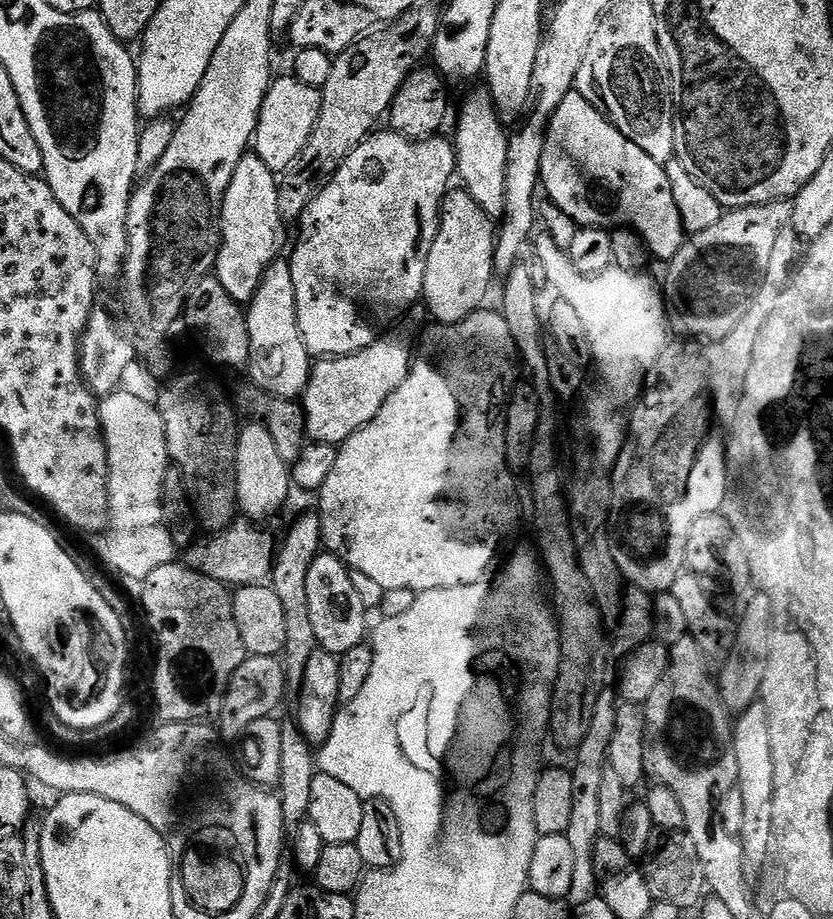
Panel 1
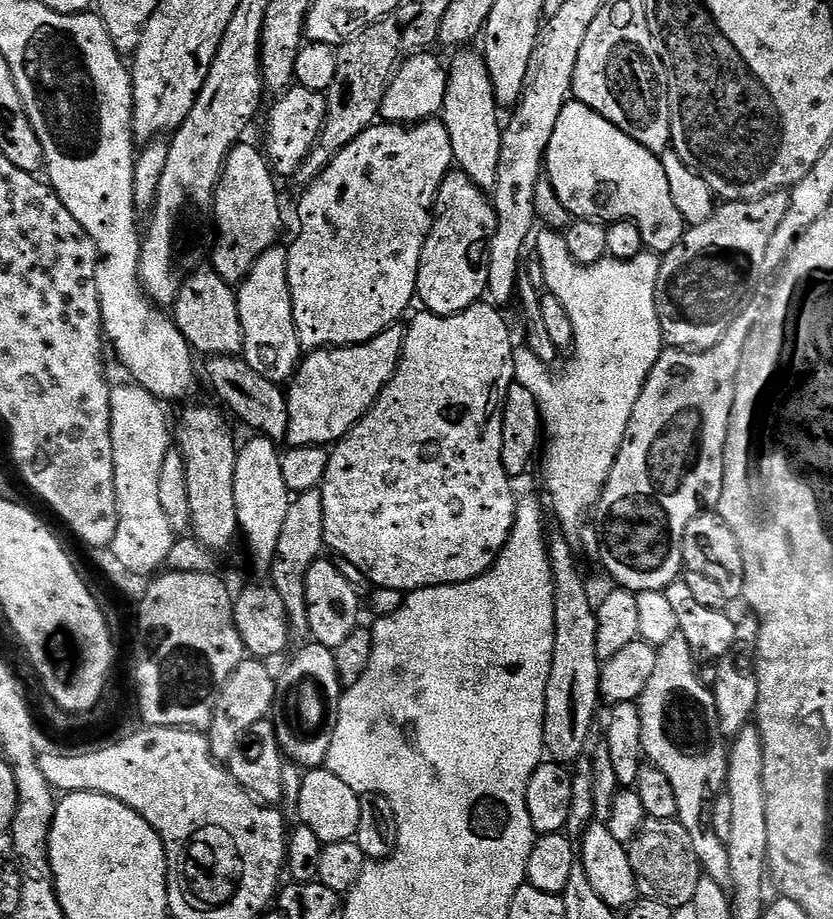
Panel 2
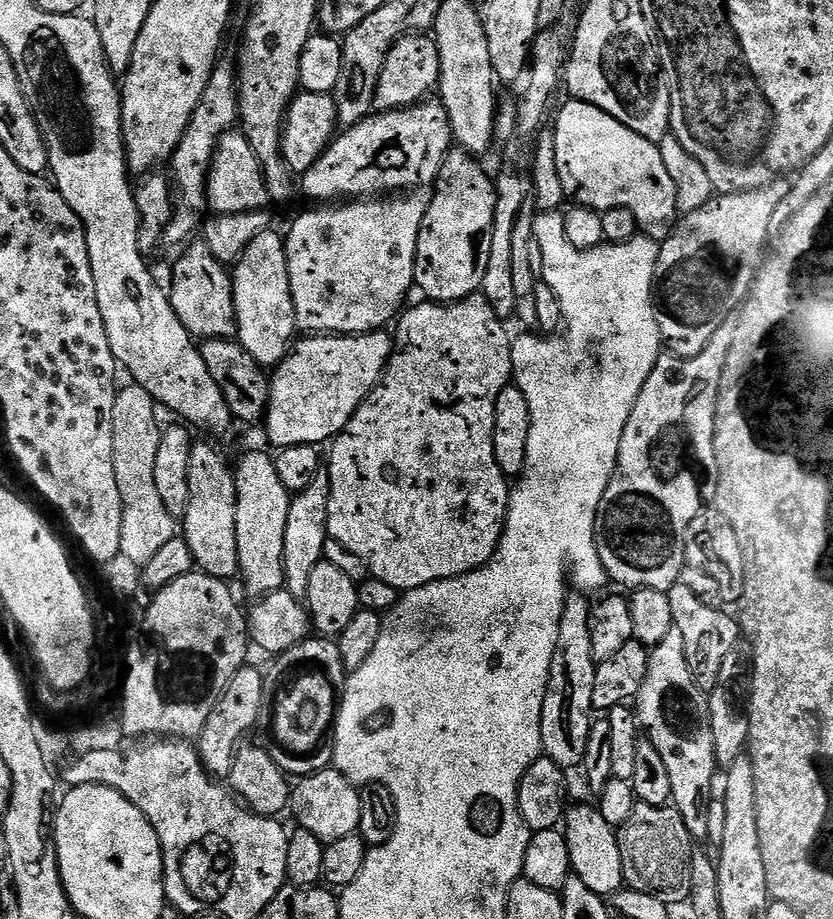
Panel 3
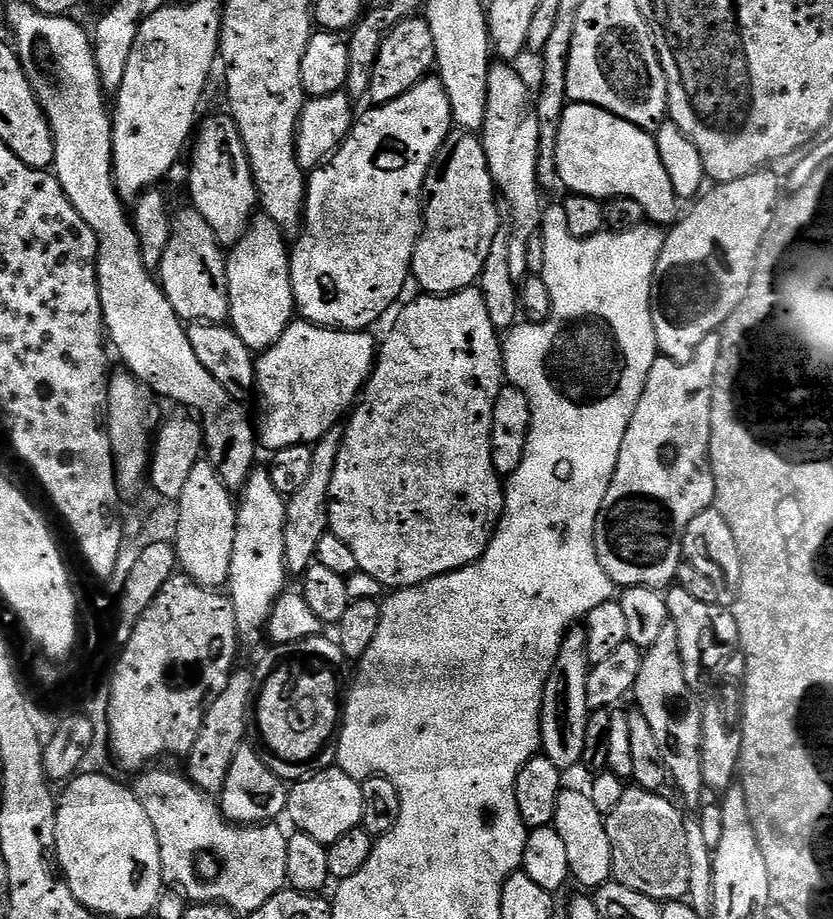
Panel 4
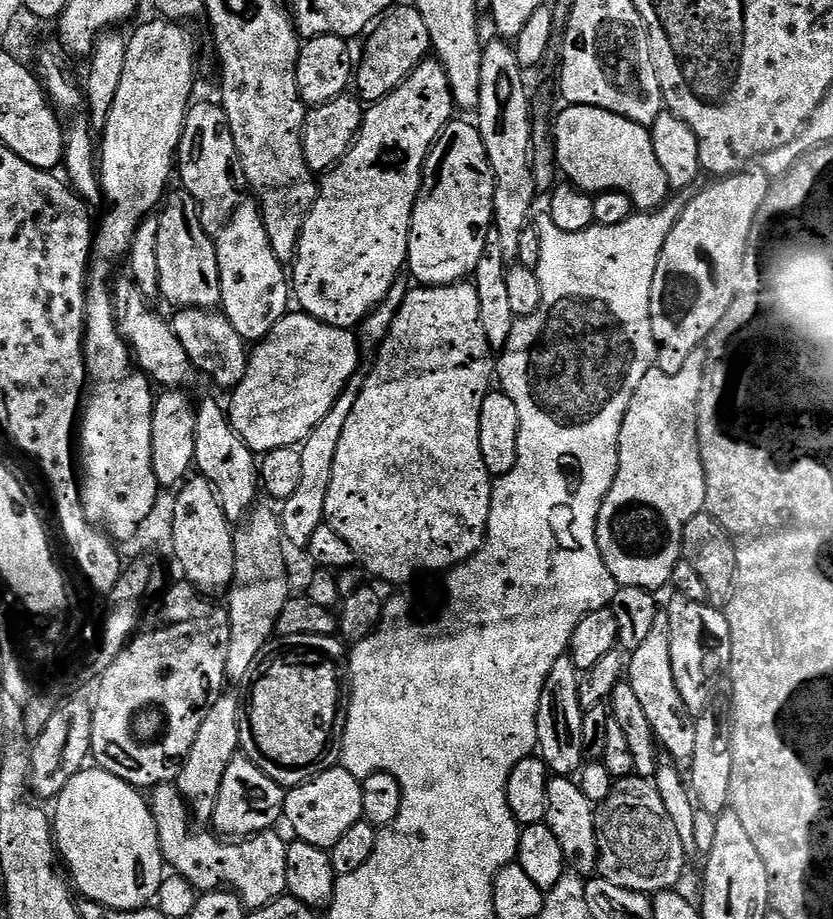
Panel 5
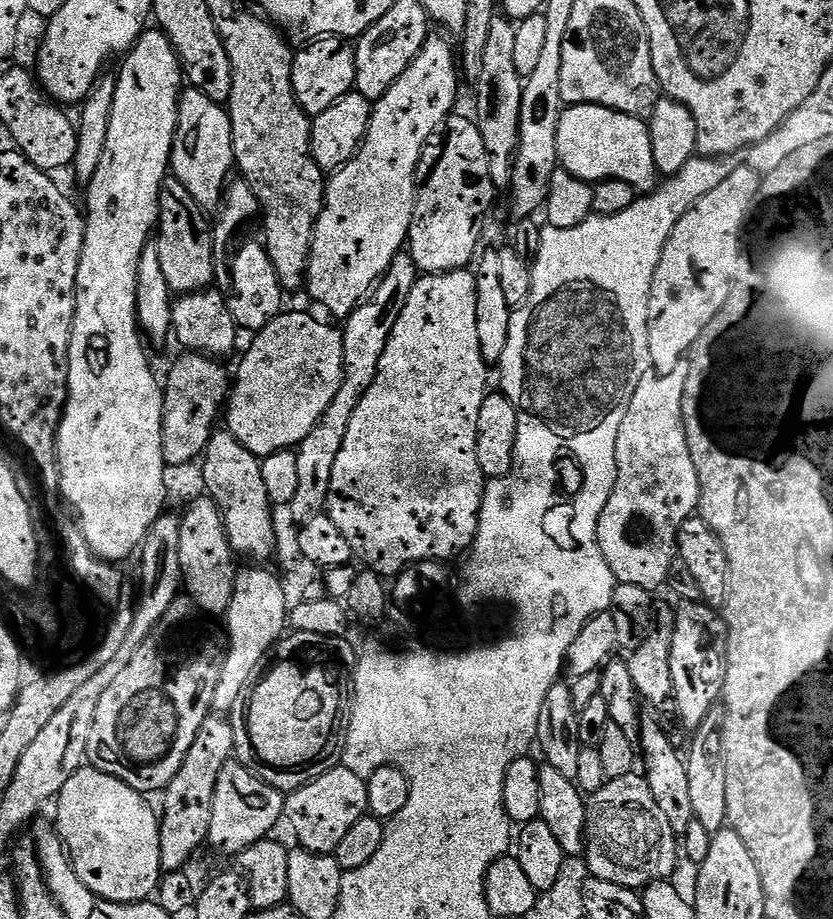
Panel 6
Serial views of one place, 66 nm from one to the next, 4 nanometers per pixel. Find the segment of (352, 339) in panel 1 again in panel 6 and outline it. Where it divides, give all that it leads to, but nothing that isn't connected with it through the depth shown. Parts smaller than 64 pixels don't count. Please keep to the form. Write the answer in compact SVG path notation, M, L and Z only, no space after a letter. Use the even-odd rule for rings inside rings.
M429 35L427 42L418 50L414 62L386 90L381 100L375 101L368 133L356 157L331 173L324 189L324 209L312 239L312 253L308 259L306 292L320 304L325 304L334 315L346 318L368 299L373 288L383 280L394 258L405 251L416 220L416 190L420 158L424 147L453 111L456 91L460 88L461 73L458 71L458 52L452 49L447 35Z

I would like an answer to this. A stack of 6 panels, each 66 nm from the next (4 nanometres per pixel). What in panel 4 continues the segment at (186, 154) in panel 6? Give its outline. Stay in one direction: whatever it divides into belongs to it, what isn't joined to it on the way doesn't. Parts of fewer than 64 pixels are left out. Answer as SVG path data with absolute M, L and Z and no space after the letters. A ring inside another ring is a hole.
M223 114L224 116L208 116L199 121L198 127L194 132L194 143L191 145L192 148L192 165L188 168L188 192L192 195L192 200L190 200L191 207L198 210L198 214L202 214L202 218L206 218L206 222L210 222L210 230L214 230L216 235L216 241L220 243L221 246L233 246L244 236L244 232L247 231L248 225L252 222L253 217L257 215L258 212L258 197L256 194L256 180L252 177L252 167L248 161L248 155L244 149L244 143L242 138L238 134L236 129L236 123L233 122L231 115Z

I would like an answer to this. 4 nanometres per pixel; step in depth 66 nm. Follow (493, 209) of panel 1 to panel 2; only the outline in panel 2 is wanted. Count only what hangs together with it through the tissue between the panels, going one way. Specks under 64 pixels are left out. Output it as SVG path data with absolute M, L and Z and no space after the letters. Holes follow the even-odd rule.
M460 50L447 65L448 85L442 122L450 134L450 146L455 167L485 190L491 190L498 178L498 154L502 150L502 116L498 111L496 91L488 67L479 51Z

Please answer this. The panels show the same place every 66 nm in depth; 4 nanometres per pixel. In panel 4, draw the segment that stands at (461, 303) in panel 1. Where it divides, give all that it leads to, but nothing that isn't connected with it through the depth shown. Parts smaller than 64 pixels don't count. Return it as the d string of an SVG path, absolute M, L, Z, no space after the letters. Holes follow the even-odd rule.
M463 130L448 133L424 180L423 199L422 227L412 255L411 275L415 283L417 280L424 287L421 289L425 293L434 296L448 296L451 292L461 292L463 288L473 287L486 266L486 258L490 258L490 246L498 238L496 227L500 224L500 216L502 220L496 184L492 181L486 162L484 141L477 133Z

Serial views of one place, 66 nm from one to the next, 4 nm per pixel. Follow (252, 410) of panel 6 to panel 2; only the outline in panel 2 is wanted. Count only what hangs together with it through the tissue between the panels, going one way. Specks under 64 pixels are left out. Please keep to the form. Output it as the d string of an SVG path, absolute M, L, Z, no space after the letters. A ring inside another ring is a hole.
M403 323L391 324L382 334L370 338L365 344L349 344L346 348L318 348L309 351L301 359L300 367L292 375L286 388L288 398L288 439L291 447L335 445L341 440L362 417L374 406L376 399L382 394L382 390L390 382L390 378L396 373L396 367L400 361L400 352L404 348Z

